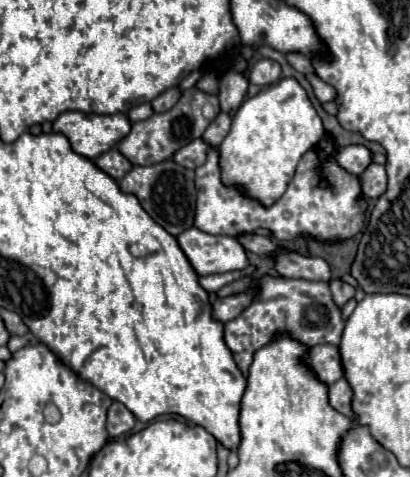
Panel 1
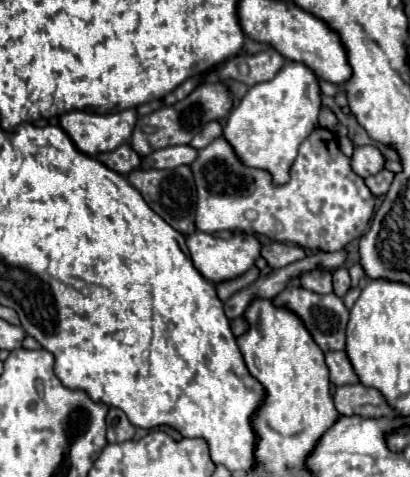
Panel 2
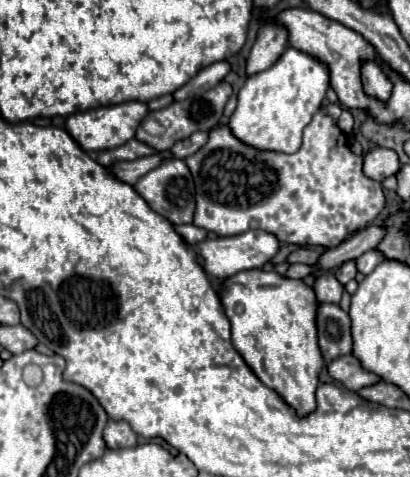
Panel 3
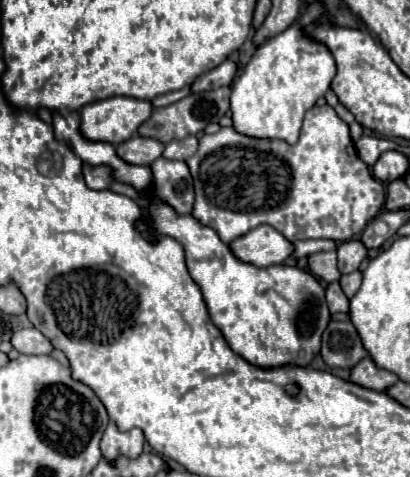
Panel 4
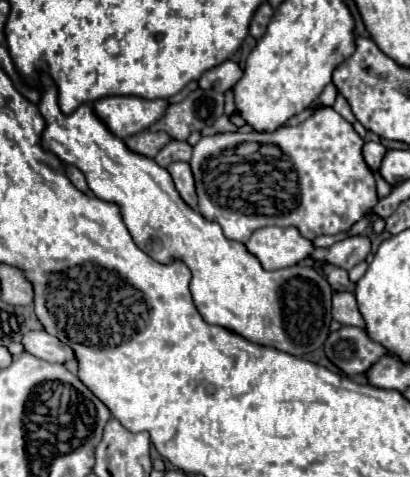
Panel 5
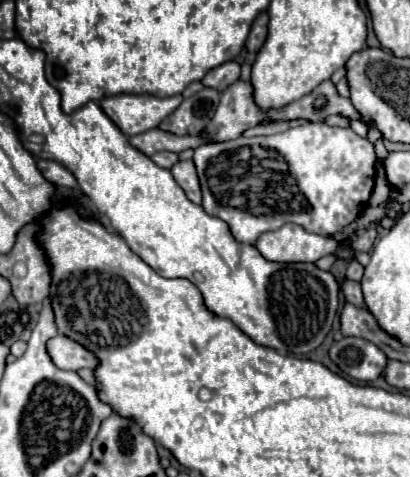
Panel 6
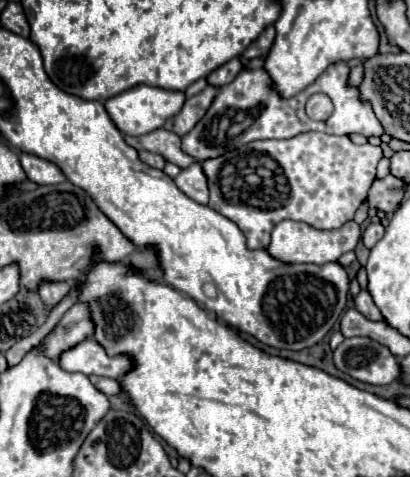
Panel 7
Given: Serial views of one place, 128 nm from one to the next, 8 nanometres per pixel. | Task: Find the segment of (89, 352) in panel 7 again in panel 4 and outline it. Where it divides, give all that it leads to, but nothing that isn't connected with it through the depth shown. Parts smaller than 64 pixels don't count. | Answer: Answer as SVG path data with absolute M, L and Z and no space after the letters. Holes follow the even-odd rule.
M22 328L14 332L10 342L20 354L50 354L52 352L52 344L36 328Z

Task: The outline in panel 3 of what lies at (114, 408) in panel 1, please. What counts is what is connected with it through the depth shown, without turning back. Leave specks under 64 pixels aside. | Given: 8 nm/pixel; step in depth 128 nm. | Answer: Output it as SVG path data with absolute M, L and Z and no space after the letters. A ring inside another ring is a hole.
M108 420L104 428L104 440L108 448L132 448L138 444L136 432L122 420Z

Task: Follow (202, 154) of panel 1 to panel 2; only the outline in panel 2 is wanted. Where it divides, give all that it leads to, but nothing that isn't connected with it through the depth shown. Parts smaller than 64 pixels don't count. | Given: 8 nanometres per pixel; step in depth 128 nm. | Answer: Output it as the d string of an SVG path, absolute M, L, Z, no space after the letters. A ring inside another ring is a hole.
M184 144L156 150L152 156L142 160L142 168L178 168L182 164L192 164L198 158L198 150Z

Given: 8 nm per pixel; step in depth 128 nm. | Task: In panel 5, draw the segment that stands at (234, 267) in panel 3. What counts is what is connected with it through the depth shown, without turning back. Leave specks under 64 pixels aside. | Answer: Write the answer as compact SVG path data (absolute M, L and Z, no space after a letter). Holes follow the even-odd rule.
M280 226L258 228L246 242L246 248L252 256L258 258L264 270L294 266L308 258L308 254L314 250L312 242L302 238L296 228Z

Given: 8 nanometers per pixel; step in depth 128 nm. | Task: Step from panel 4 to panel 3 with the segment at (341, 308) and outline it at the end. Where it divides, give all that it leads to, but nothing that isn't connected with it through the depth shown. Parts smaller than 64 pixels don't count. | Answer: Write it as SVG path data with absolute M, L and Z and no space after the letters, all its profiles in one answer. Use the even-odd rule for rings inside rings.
M322 272L316 276L314 280L314 292L318 302L340 302L340 296L344 292L344 286L336 280L336 276L332 272Z

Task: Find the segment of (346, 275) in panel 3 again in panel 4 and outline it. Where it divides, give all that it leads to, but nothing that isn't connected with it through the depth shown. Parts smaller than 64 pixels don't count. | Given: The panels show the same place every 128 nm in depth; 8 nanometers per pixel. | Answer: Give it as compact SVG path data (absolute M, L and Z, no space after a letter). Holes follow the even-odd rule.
M350 240L338 248L338 270L340 274L356 272L360 262L366 258L366 248L358 240Z

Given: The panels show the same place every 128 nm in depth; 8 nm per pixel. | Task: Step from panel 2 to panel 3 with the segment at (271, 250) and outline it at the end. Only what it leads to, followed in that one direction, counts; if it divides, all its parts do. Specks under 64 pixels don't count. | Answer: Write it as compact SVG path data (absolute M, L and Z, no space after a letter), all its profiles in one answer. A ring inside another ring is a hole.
M298 248L294 252L288 254L288 264L294 264L294 262L304 262L304 264L312 264L316 262L316 256L320 256L320 252L316 250L310 250L310 248Z

